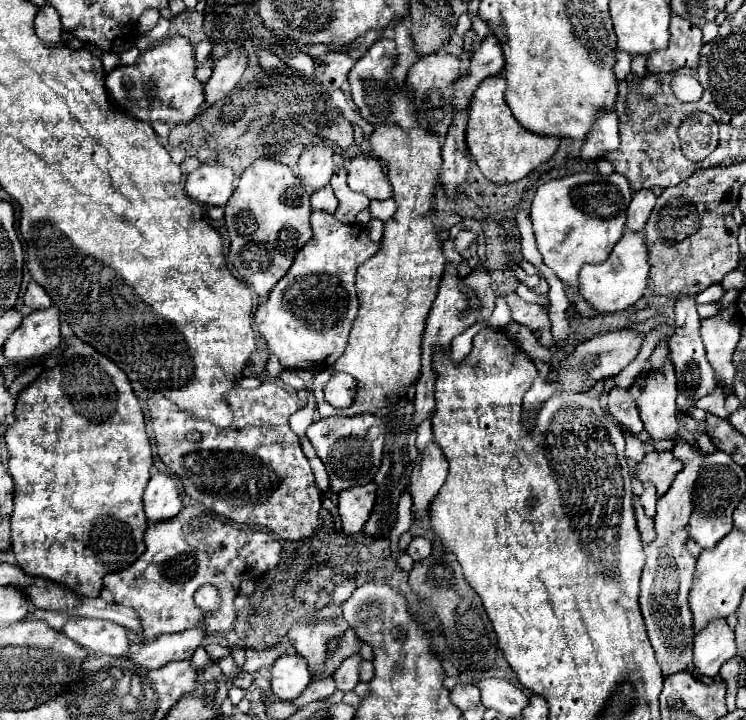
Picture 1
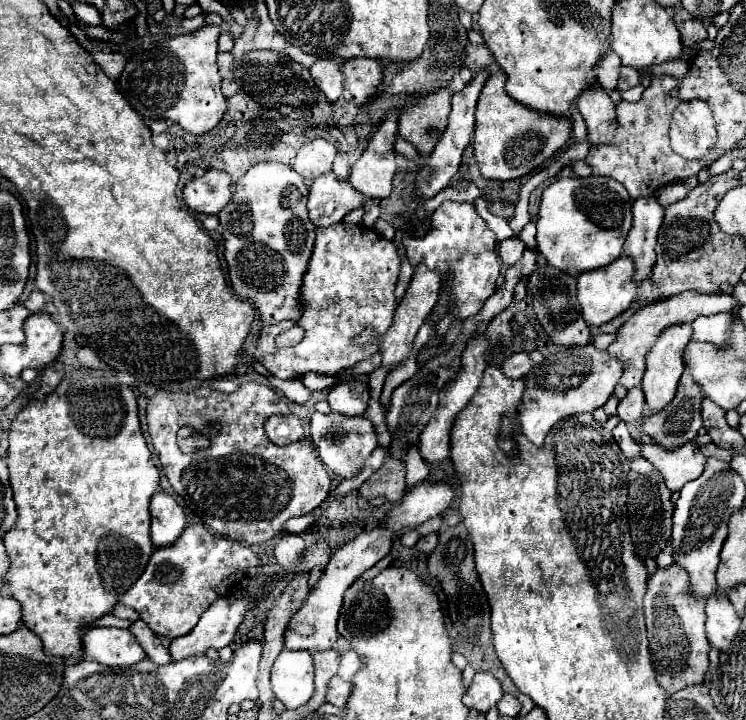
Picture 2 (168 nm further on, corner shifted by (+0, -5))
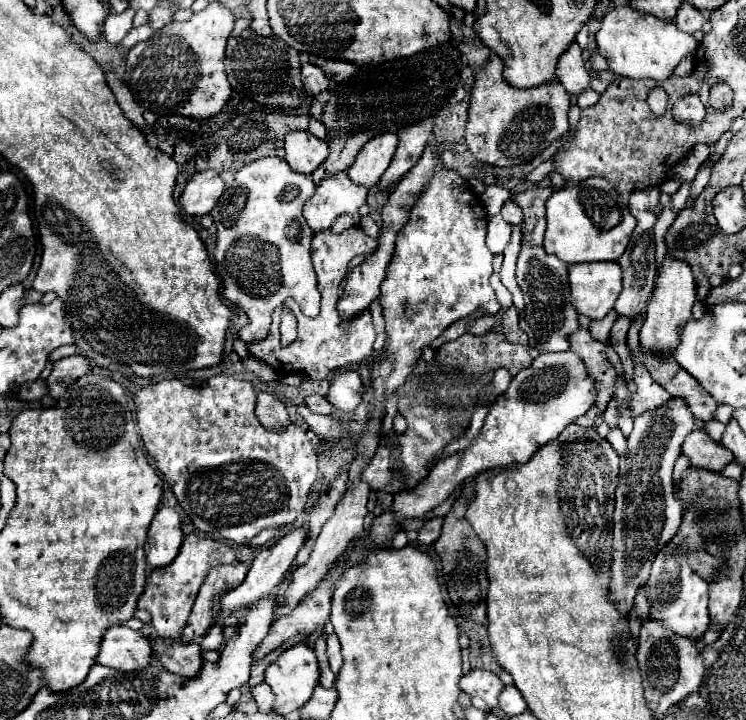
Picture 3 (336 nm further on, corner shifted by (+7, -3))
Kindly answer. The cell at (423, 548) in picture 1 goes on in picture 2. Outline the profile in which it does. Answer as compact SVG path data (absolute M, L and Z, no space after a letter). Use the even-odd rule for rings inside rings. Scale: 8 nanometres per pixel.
M432 532L432 534L428 534L428 536L422 536L422 538L418 540L416 548L422 550L422 552L426 552L426 554L430 554L430 552L436 548L436 544L438 544L438 534Z

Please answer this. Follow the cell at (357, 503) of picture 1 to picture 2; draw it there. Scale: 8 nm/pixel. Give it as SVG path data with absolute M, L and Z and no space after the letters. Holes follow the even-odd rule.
M386 454L384 464L380 470L376 470L360 488L360 494L364 500L372 500L378 496L386 496L390 504L396 504L402 500L406 488L406 470L404 462L400 458L392 458L392 454Z

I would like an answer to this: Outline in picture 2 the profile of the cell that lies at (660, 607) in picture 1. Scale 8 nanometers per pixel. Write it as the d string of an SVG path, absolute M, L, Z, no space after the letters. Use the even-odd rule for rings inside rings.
M676 564L666 570L656 570L648 580L648 590L644 596L644 616L650 640L650 658L656 672L658 684L670 696L684 686L694 686L704 682L708 670L710 642L704 632L704 600L696 600L690 594L688 574Z

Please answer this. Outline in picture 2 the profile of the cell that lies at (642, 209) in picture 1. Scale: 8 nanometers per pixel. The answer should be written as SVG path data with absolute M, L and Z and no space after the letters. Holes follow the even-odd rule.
M640 196L634 200L634 226L626 238L624 254L634 262L636 284L650 278L656 264L656 238L664 220L664 208L654 196Z

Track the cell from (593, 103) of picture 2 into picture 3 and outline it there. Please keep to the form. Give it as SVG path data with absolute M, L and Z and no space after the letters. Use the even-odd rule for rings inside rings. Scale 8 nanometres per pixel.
M571 44L569 50L561 56L557 76L571 96L579 96L583 90L591 88L591 76L585 68L585 60L577 44Z

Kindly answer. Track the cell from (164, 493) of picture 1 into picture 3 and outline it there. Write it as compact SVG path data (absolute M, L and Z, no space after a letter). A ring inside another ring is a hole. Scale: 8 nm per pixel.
M161 504L149 530L147 530L147 542L145 542L145 556L149 568L159 568L173 562L173 556L177 556L179 546L183 542L183 530L181 530L181 518L171 508Z

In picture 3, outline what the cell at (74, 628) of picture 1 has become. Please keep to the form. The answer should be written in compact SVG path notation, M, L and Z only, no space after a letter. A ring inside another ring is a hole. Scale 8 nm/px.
M111 626L101 638L97 664L119 672L135 672L151 662L151 648L143 632L127 626Z

